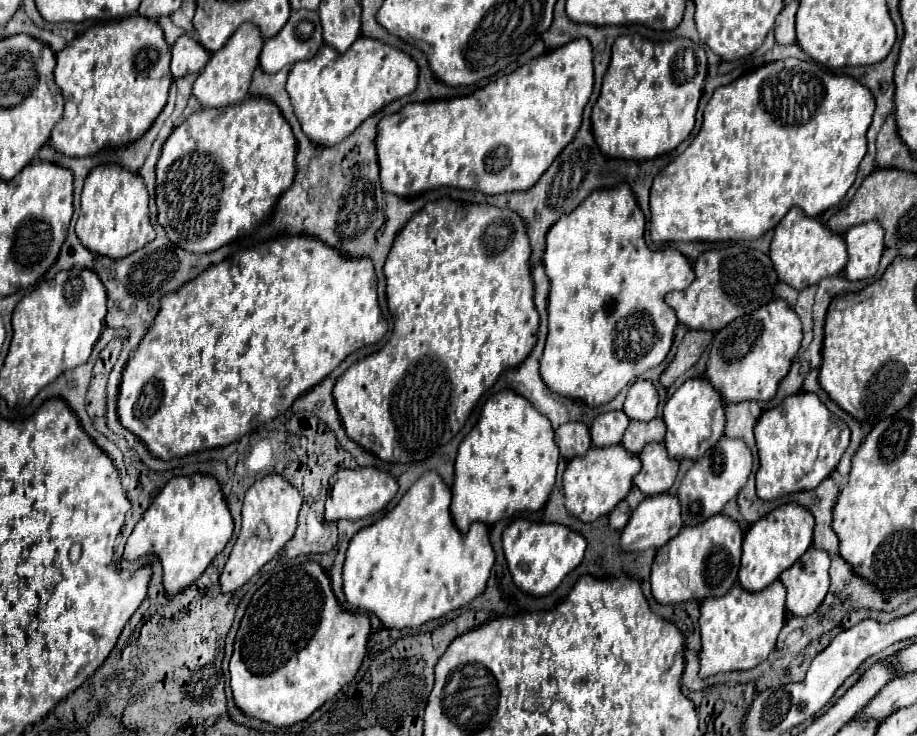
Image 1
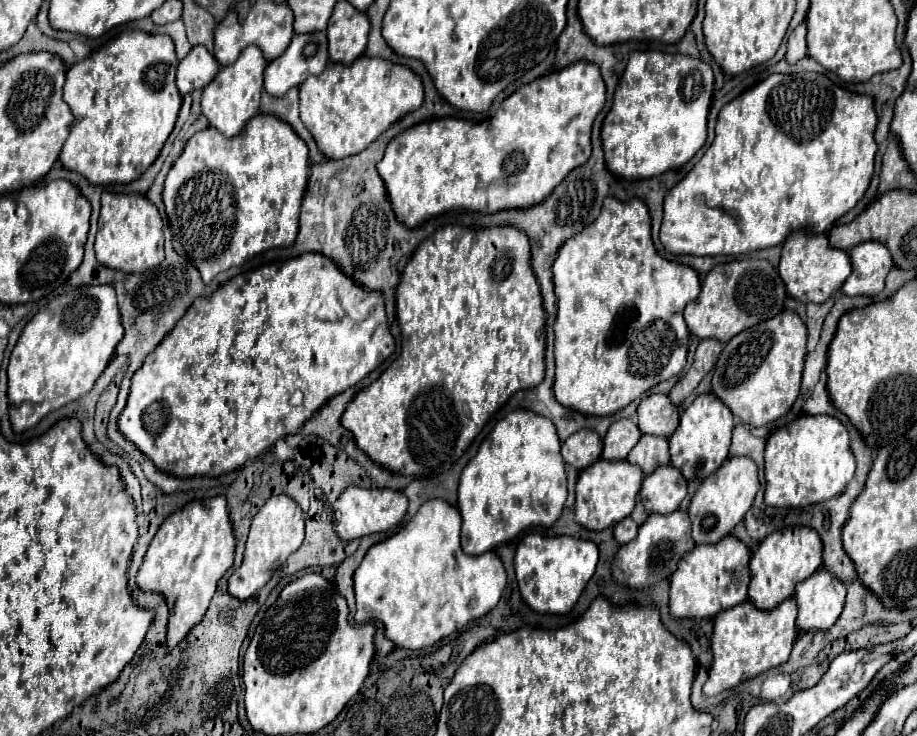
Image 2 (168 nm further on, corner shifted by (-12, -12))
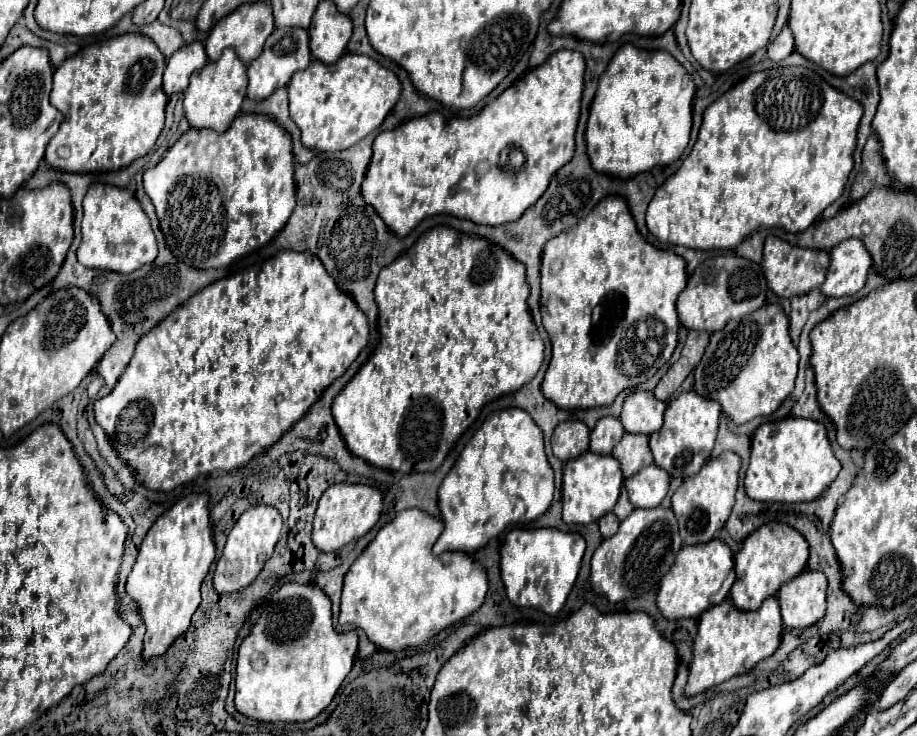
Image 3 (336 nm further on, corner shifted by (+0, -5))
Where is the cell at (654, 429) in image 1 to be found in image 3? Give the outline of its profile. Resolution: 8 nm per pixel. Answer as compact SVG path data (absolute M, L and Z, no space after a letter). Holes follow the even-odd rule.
M624 434L624 438L614 446L612 456L620 462L624 478L636 474L638 470L654 462L648 448L648 436L644 434Z

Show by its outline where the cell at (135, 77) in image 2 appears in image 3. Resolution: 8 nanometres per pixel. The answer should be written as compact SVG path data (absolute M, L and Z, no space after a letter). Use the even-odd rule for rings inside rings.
M122 34L116 38L108 38L70 56L54 72L54 88L50 94L50 102L56 110L62 112L64 120L56 136L46 146L46 164L54 170L80 174L112 172L130 166L140 156L146 156L164 128L164 108L168 102L168 96L162 90L164 68L164 56L160 54L152 38L144 38L144 34Z

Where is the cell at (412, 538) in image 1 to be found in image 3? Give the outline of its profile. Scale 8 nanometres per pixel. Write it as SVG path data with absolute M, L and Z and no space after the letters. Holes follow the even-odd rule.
M410 508L400 512L394 520L380 528L376 538L368 544L368 548L354 560L350 566L344 588L342 588L342 606L340 606L340 624L354 624L362 628L370 642L374 642L380 650L398 652L406 648L418 648L428 644L438 632L452 626L454 622L476 612L484 596L488 592L488 578L484 568L474 562L468 554L460 552L442 552L434 554L432 548L444 530L444 522L432 518L430 514Z

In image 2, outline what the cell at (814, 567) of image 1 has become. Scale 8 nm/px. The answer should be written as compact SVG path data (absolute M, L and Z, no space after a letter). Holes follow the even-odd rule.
M820 567L812 577L796 585L794 597L798 601L796 625L804 631L826 631L842 613L846 587L834 573Z

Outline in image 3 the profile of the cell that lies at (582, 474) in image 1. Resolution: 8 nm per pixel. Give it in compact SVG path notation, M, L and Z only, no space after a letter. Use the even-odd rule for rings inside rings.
M584 452L580 458L572 458L564 466L562 484L562 518L566 524L588 524L600 520L604 514L612 512L622 490L622 472L614 456L600 456L594 452Z

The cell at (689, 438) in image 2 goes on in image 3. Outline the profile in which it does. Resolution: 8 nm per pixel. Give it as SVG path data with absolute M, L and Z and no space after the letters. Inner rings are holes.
M694 390L678 394L666 406L662 428L650 434L650 452L654 456L654 464L666 470L670 476L688 478L696 474L710 458L710 452L714 448L718 418L720 418L720 404L716 400L702 398Z

